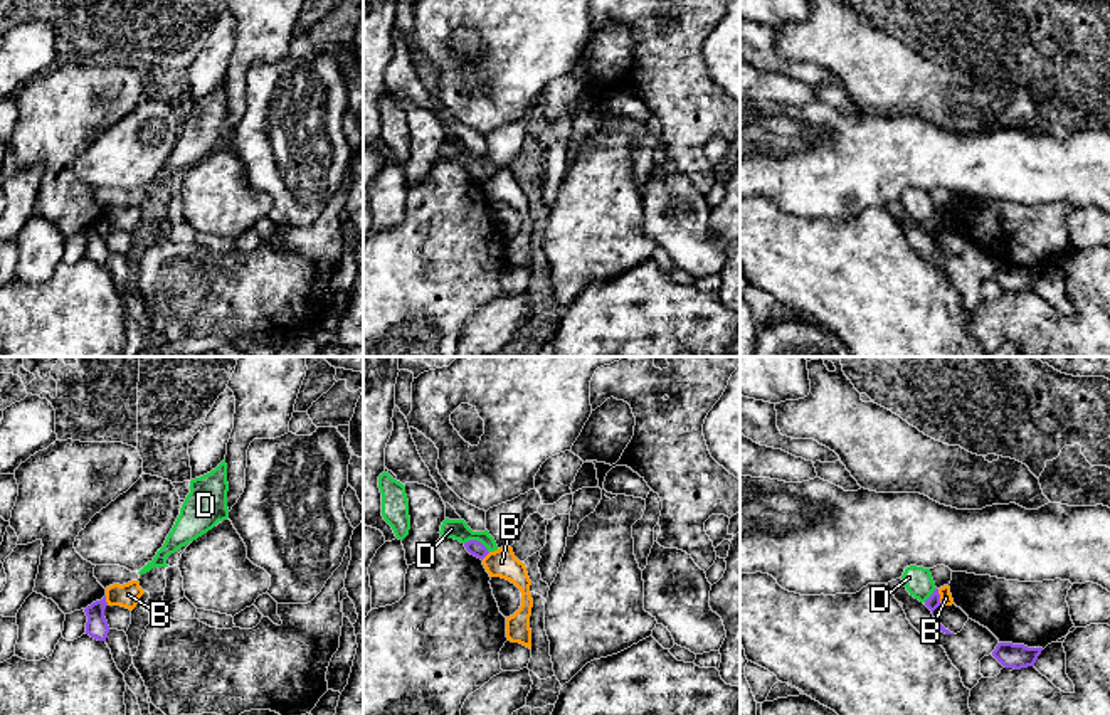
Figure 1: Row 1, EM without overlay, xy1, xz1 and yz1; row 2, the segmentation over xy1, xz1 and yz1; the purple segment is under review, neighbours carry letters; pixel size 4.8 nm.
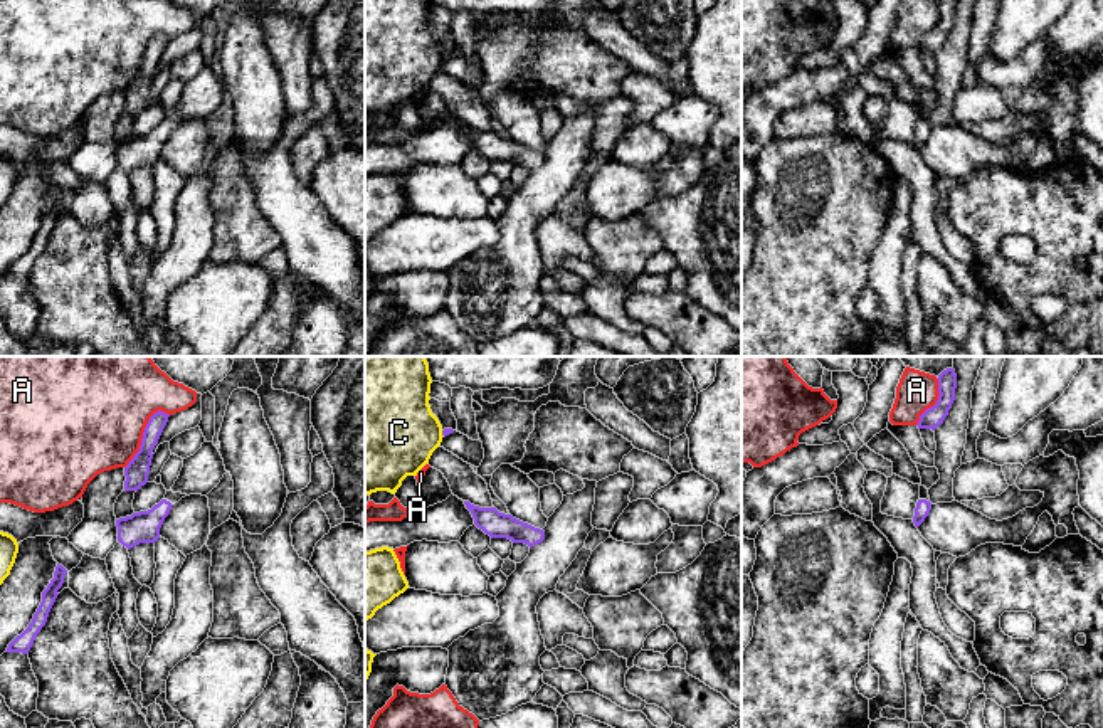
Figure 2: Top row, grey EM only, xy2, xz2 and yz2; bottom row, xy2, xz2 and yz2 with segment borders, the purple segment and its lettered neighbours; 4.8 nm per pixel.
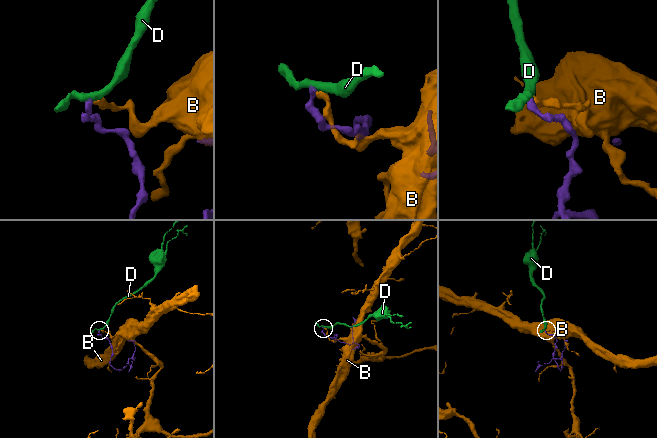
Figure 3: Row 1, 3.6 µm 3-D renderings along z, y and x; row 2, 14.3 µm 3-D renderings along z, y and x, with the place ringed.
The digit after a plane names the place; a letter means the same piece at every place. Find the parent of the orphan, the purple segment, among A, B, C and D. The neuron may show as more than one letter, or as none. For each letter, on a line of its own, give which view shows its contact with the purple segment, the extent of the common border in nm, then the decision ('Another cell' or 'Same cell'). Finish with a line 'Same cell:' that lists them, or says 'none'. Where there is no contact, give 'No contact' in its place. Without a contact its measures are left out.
A: Touches purple in xy2. Shared border 340 nm. Another cell
B: Touches purple in yz1. Shared border 80 nm. Another cell
C: Touches purple in xz2. Shared border 40 nm. Another cell
D: Touches purple in xz1. Shared border 130 nm. Another cell
Same cell: none

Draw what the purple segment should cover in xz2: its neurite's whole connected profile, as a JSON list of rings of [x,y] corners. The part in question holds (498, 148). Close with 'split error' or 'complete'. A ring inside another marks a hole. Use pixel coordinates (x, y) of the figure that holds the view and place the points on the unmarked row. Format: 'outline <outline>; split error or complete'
outline [[[464,124],[474,141],[474,148],[491,161],[508,161],[513,166],[525,166],[530,171],[545,163],[545,155],[523,146],[511,138],[499,136],[496,131],[479,131]]]; complete

